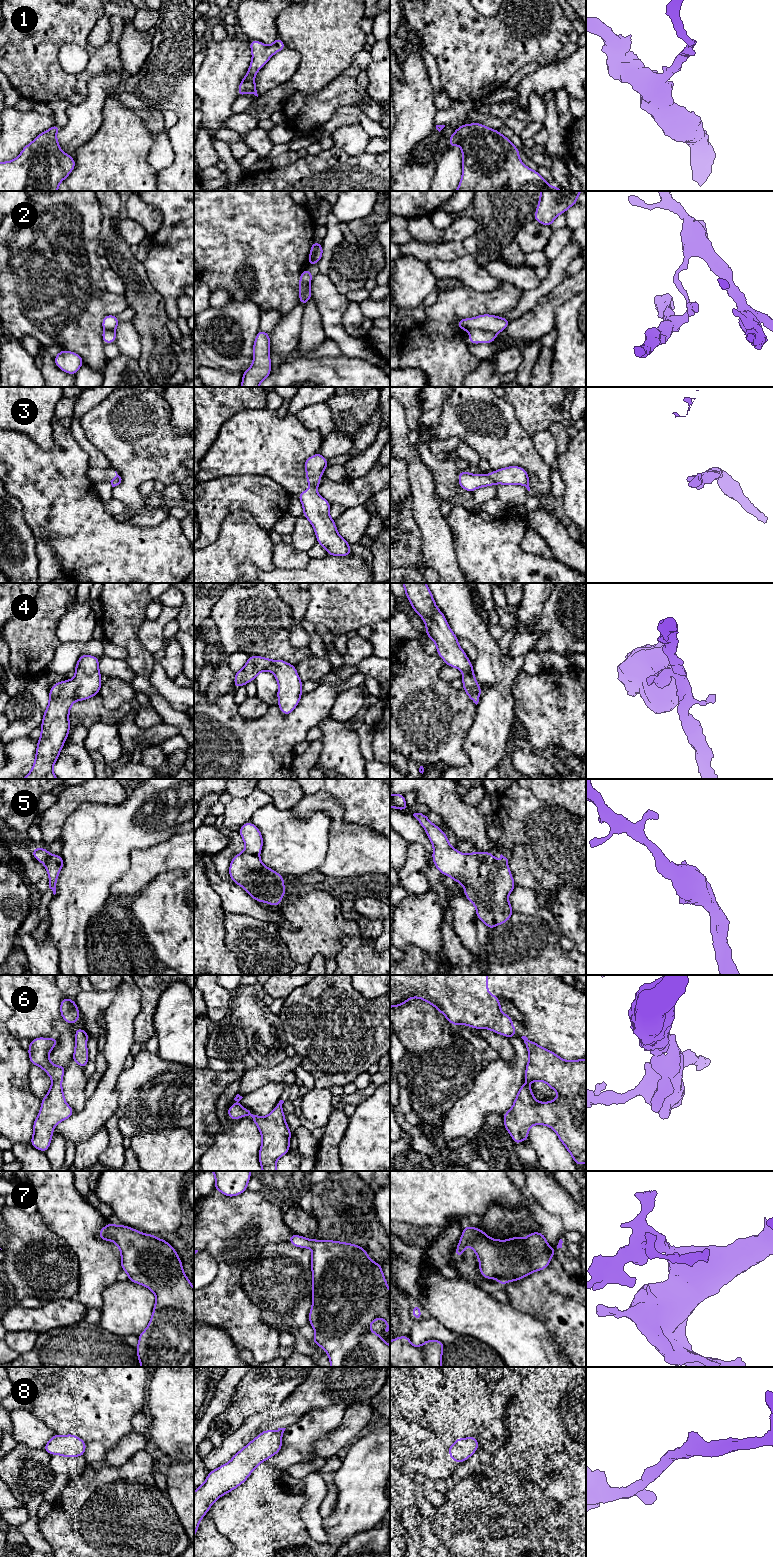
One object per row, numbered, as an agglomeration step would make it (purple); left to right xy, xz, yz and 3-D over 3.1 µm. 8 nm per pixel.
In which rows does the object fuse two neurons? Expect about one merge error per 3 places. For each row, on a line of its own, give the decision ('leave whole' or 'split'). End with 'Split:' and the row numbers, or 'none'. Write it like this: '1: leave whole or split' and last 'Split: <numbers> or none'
1: leave whole
2: split
3: split
4: leave whole
5: leave whole
6: split
7: leave whole
8: leave whole
Split: 2, 3, 6

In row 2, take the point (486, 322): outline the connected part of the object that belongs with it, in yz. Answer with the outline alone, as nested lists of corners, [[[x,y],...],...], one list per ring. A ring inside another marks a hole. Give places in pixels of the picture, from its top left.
[[[483,314],[473,318],[460,319],[457,326],[464,331],[476,329],[498,334],[504,331],[510,322],[510,320],[503,317]]]

